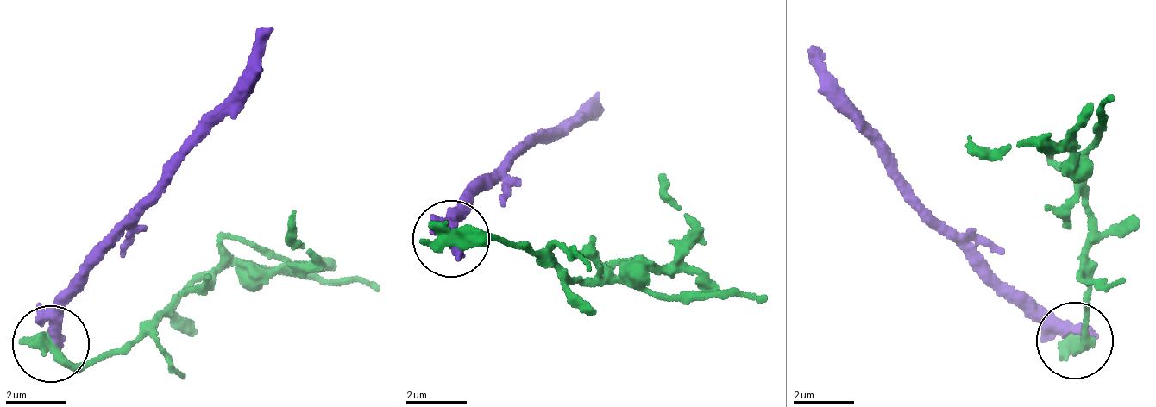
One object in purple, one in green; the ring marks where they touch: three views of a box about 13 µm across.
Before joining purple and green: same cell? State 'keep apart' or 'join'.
keep apart

